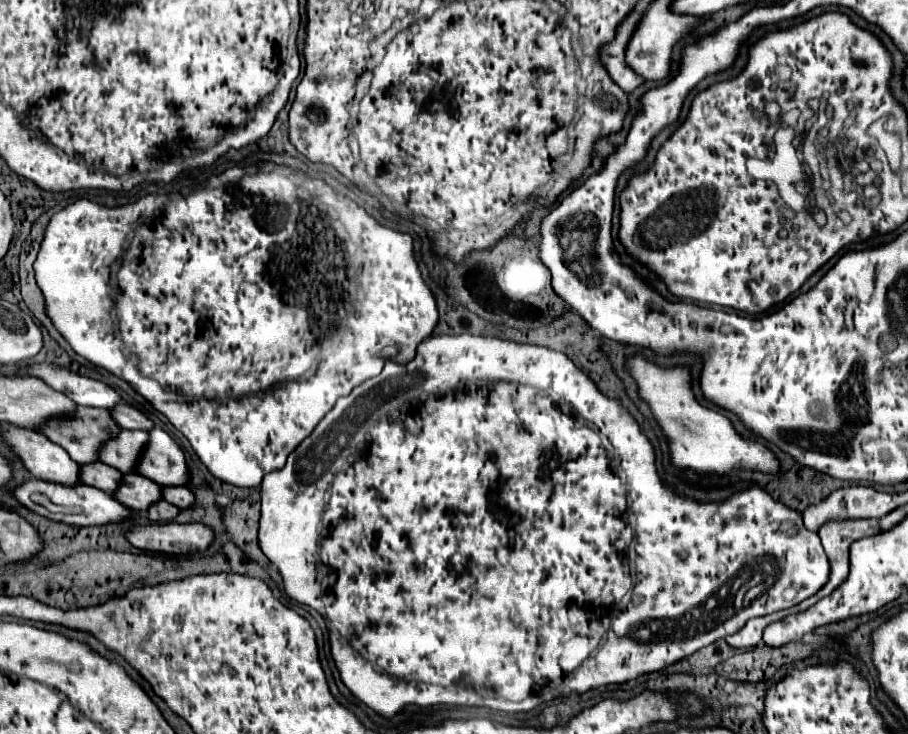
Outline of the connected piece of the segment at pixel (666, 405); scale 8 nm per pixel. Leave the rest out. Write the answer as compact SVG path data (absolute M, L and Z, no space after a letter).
M633 356L629 360L629 372L639 384L639 394L651 406L659 426L671 444L671 460L675 466L693 468L697 472L719 472L727 474L733 468L751 468L761 472L777 472L779 462L775 456L761 444L747 442L741 438L727 416L699 406L691 392L689 370L687 368L659 368L647 362L643 356Z

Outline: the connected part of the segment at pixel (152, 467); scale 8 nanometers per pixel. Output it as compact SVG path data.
M161 428L149 430L149 442L139 454L135 472L145 474L145 478L157 482L159 486L183 486L189 480L181 448Z

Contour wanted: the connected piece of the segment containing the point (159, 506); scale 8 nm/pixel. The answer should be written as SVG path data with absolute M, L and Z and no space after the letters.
M157 500L147 508L147 518L153 522L169 522L179 514L179 508L165 502L165 500Z

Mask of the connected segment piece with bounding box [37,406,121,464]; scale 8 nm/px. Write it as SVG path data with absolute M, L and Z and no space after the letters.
M75 406L73 412L69 412L69 414L55 416L55 418L45 418L45 422L41 422L41 426L37 430L43 436L47 436L51 442L61 444L63 450L67 450L67 454L77 464L81 464L81 462L97 460L97 450L99 450L101 442L113 438L121 428L113 422L113 418L109 418L107 410L91 408L91 406Z

